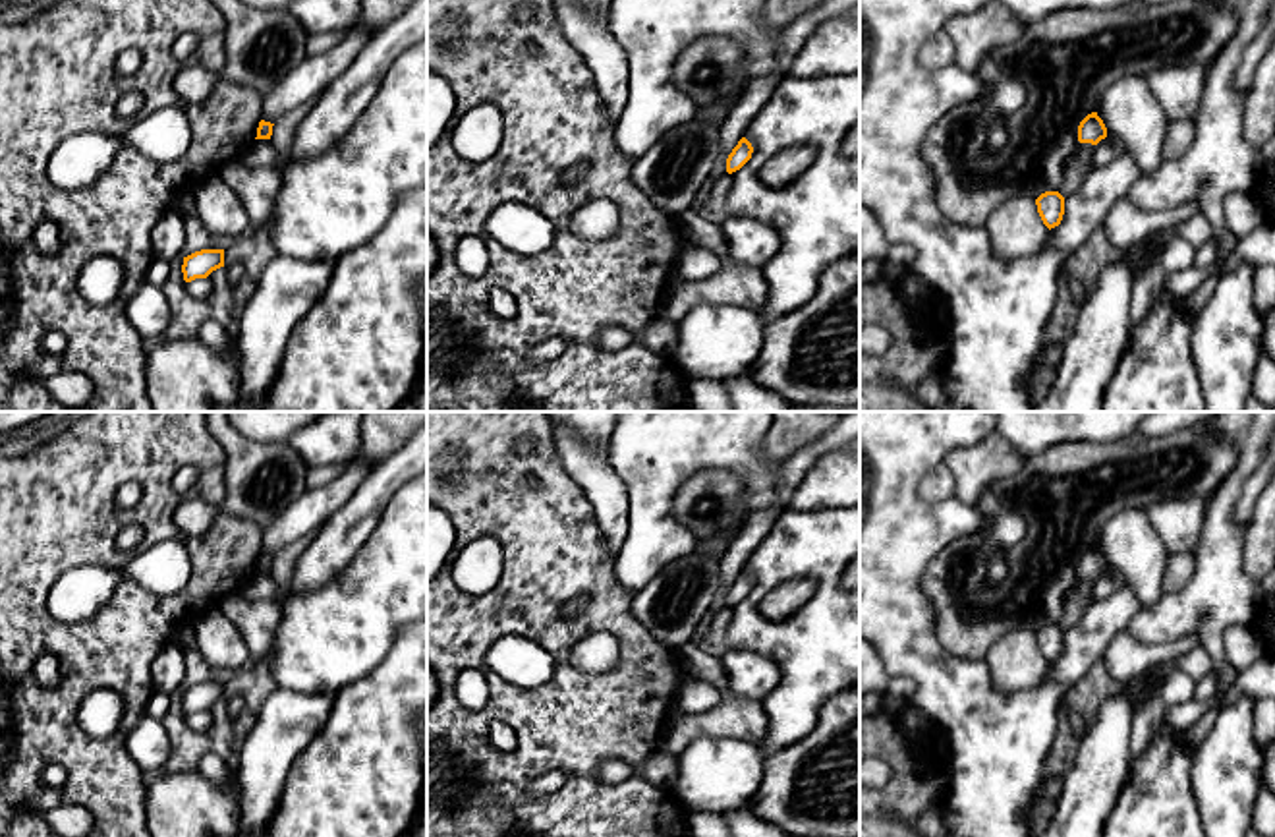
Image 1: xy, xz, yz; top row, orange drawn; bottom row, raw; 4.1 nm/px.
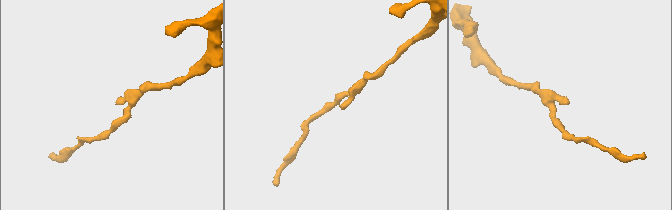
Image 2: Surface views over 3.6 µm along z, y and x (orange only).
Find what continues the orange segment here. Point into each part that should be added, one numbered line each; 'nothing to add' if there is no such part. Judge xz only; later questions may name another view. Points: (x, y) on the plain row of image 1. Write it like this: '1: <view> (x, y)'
nothing to add

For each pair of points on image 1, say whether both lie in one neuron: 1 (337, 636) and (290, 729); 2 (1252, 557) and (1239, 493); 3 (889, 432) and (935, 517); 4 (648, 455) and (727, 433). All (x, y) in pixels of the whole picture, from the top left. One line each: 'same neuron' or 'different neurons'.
1: different neurons
2: different neurons
3: same neuron
4: same neuron

